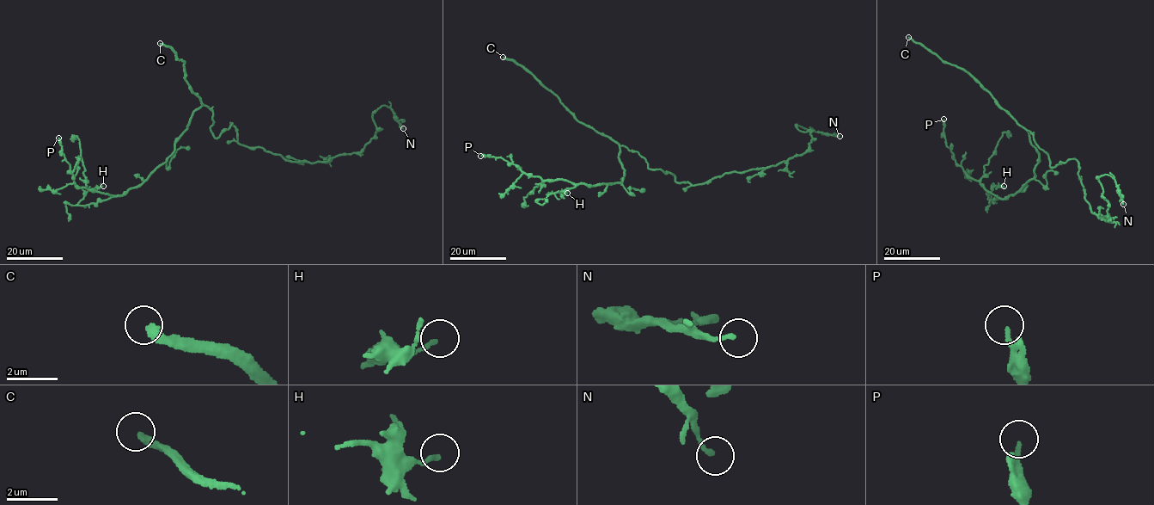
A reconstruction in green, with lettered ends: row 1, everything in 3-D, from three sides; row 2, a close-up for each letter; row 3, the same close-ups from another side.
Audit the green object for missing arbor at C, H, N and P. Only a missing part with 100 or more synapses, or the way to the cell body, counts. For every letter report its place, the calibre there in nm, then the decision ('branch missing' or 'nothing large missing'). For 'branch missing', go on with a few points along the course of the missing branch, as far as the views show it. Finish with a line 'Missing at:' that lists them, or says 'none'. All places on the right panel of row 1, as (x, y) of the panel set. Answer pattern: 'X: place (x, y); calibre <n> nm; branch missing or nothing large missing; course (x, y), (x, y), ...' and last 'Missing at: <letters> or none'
C: place (908, 37); calibre 300 nm; branch missing; course (908, 37), (900, 33), (923, 51), (939, 96), (911, 113), (922, 158), (955, 190), (946, 198)
H: place (1004, 186); calibre 150 nm; nothing large missing
N: place (1123, 204); calibre 140 nm; nothing large missing
P: place (943, 119); calibre 200 nm; nothing large missing
Missing at: C

